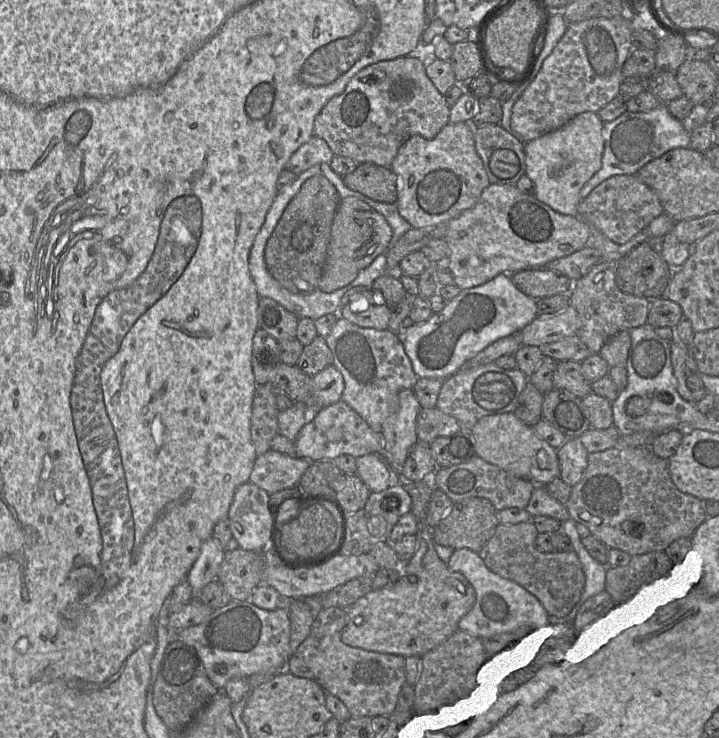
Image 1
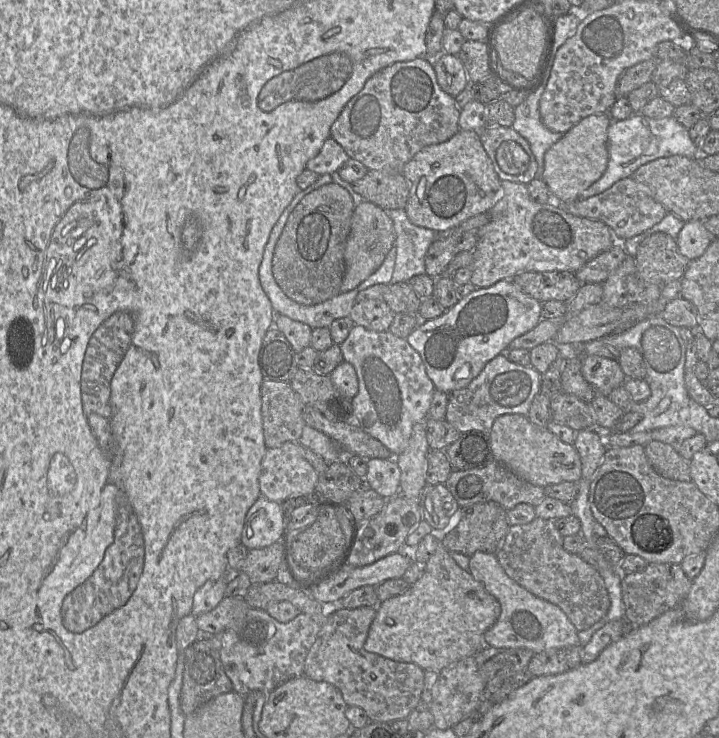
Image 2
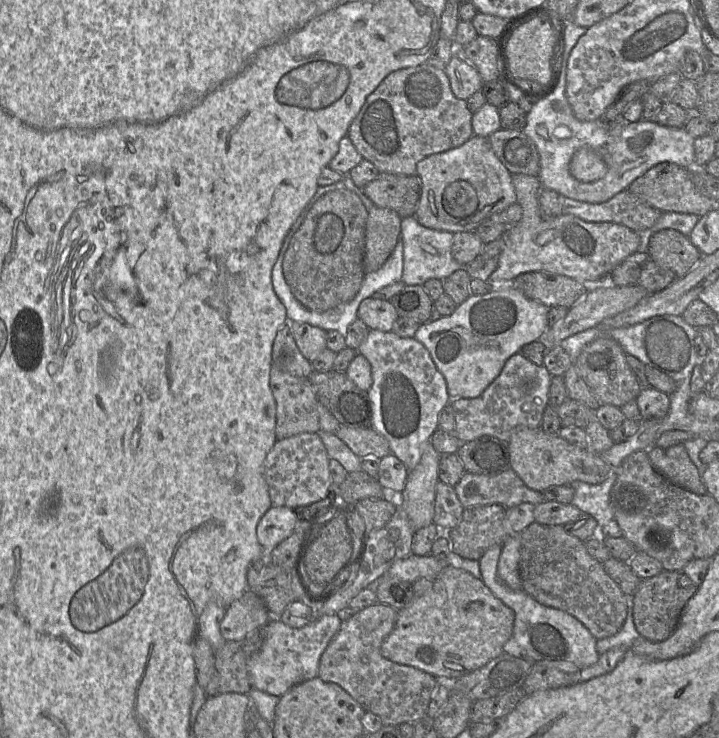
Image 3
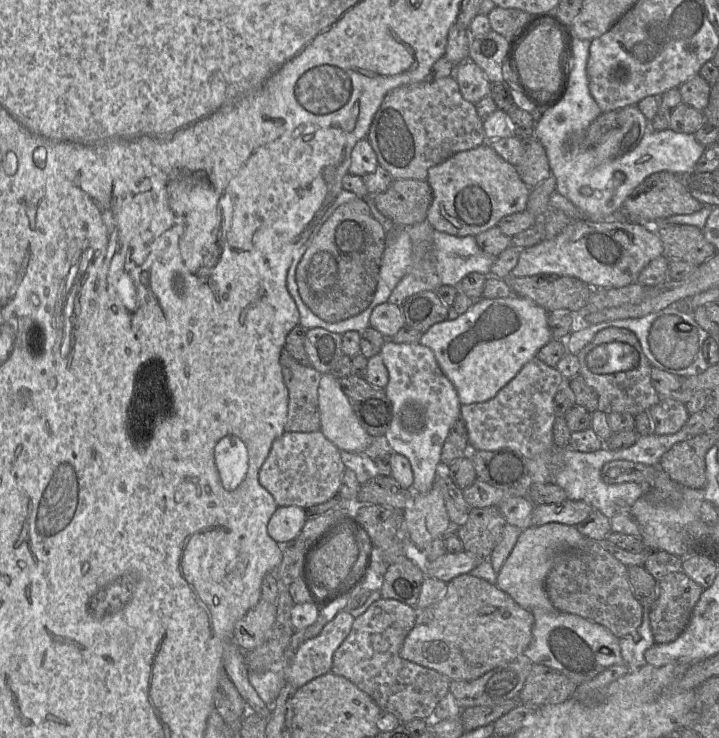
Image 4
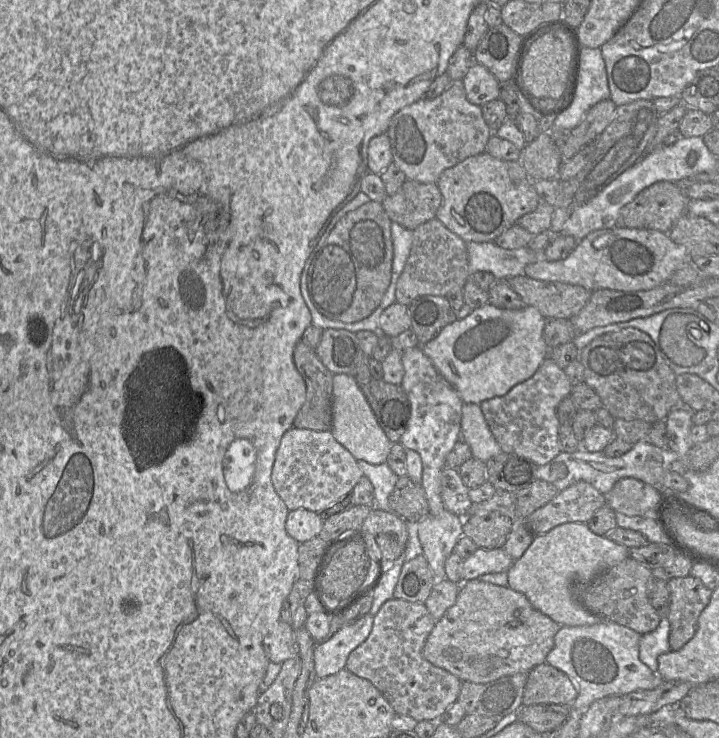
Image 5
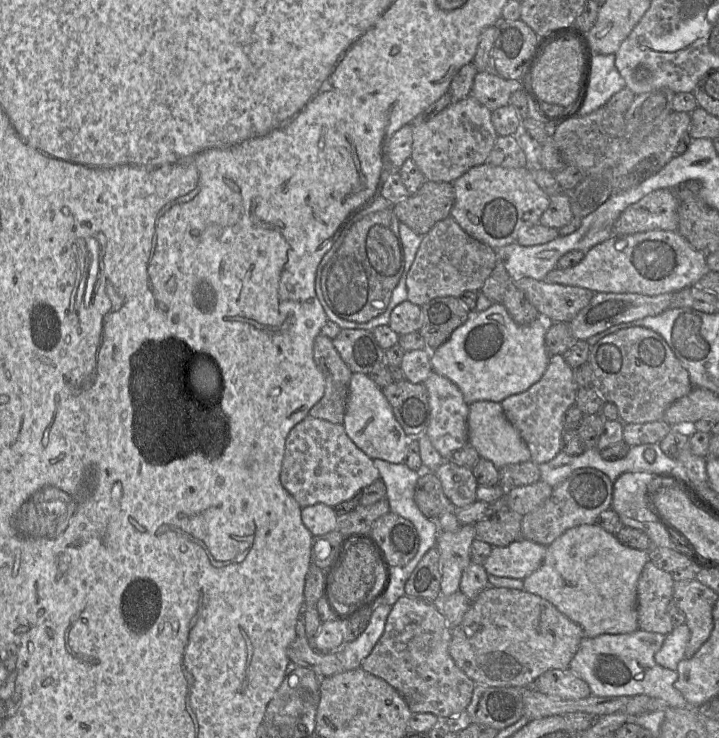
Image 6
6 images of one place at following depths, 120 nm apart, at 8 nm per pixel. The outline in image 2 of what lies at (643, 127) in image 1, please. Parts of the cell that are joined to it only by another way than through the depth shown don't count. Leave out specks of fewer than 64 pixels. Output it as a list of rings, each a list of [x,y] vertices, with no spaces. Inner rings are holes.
[[[633,113],[624,120],[613,120],[607,130],[608,164],[604,174],[589,188],[579,194],[579,199],[598,195],[610,188],[617,181],[631,177],[642,165],[659,158],[682,155],[700,159],[698,147],[693,143],[686,127],[673,116],[653,119]]]

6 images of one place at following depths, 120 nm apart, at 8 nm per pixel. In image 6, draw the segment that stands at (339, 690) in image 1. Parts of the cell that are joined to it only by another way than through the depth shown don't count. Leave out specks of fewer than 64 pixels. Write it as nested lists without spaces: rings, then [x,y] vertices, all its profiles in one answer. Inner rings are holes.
[[[402,596],[391,607],[381,638],[360,667],[394,687],[413,713],[431,713],[446,719],[466,711],[476,683],[456,665],[449,653],[451,629],[446,618],[433,601],[422,598]]]

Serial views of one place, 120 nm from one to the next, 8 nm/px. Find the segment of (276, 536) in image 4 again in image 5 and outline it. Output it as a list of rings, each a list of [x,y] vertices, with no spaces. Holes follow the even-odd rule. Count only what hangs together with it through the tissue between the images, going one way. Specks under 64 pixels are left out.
[[[307,509],[289,511],[285,523],[287,533],[299,544],[318,537],[323,527],[324,517]]]

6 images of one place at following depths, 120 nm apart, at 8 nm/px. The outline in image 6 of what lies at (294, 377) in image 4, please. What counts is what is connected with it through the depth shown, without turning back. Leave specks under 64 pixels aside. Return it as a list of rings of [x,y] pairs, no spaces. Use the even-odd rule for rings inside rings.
[[[318,335],[314,340],[313,354],[325,378],[325,391],[308,416],[343,424],[353,372],[342,360],[330,338]]]

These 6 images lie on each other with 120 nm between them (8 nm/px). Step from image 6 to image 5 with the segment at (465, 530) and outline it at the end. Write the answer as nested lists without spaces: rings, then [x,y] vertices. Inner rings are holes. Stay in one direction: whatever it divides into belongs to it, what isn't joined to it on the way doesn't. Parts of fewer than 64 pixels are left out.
[[[445,509],[438,515],[429,514],[417,522],[422,554],[428,561],[435,583],[446,578],[445,561],[463,535],[463,519]]]

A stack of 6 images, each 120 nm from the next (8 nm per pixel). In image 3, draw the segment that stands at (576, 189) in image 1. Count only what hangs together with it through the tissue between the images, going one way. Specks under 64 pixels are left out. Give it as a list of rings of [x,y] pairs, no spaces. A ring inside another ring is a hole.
[[[582,147],[572,156],[569,170],[580,182],[591,183],[602,179],[607,173],[607,165],[594,151]]]

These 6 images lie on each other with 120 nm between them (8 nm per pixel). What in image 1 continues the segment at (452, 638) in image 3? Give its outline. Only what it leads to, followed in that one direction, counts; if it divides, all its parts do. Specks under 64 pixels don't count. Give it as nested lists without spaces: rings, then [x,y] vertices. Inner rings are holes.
[[[418,522],[417,528],[418,549],[399,571],[400,579],[345,608],[349,620],[341,640],[346,645],[404,657],[422,656],[459,630],[459,621],[472,610],[476,592],[471,583],[461,573],[450,570],[440,559],[435,550],[433,528],[427,522]]]

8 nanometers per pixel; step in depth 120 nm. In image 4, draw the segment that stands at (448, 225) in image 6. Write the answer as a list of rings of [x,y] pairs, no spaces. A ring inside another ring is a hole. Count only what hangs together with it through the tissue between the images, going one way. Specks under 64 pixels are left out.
[[[425,220],[405,228],[411,238],[411,265],[388,299],[399,307],[410,296],[422,291],[435,292],[442,285],[434,257],[434,227]]]

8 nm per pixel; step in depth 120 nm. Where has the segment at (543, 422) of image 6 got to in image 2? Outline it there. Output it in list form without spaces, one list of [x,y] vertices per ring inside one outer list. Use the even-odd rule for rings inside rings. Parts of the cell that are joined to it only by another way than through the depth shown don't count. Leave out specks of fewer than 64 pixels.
[[[500,354],[490,360],[467,387],[449,394],[446,420],[460,433],[489,433],[499,416],[518,414],[527,417],[533,399],[540,393],[541,375],[532,366],[515,364],[506,354]]]

